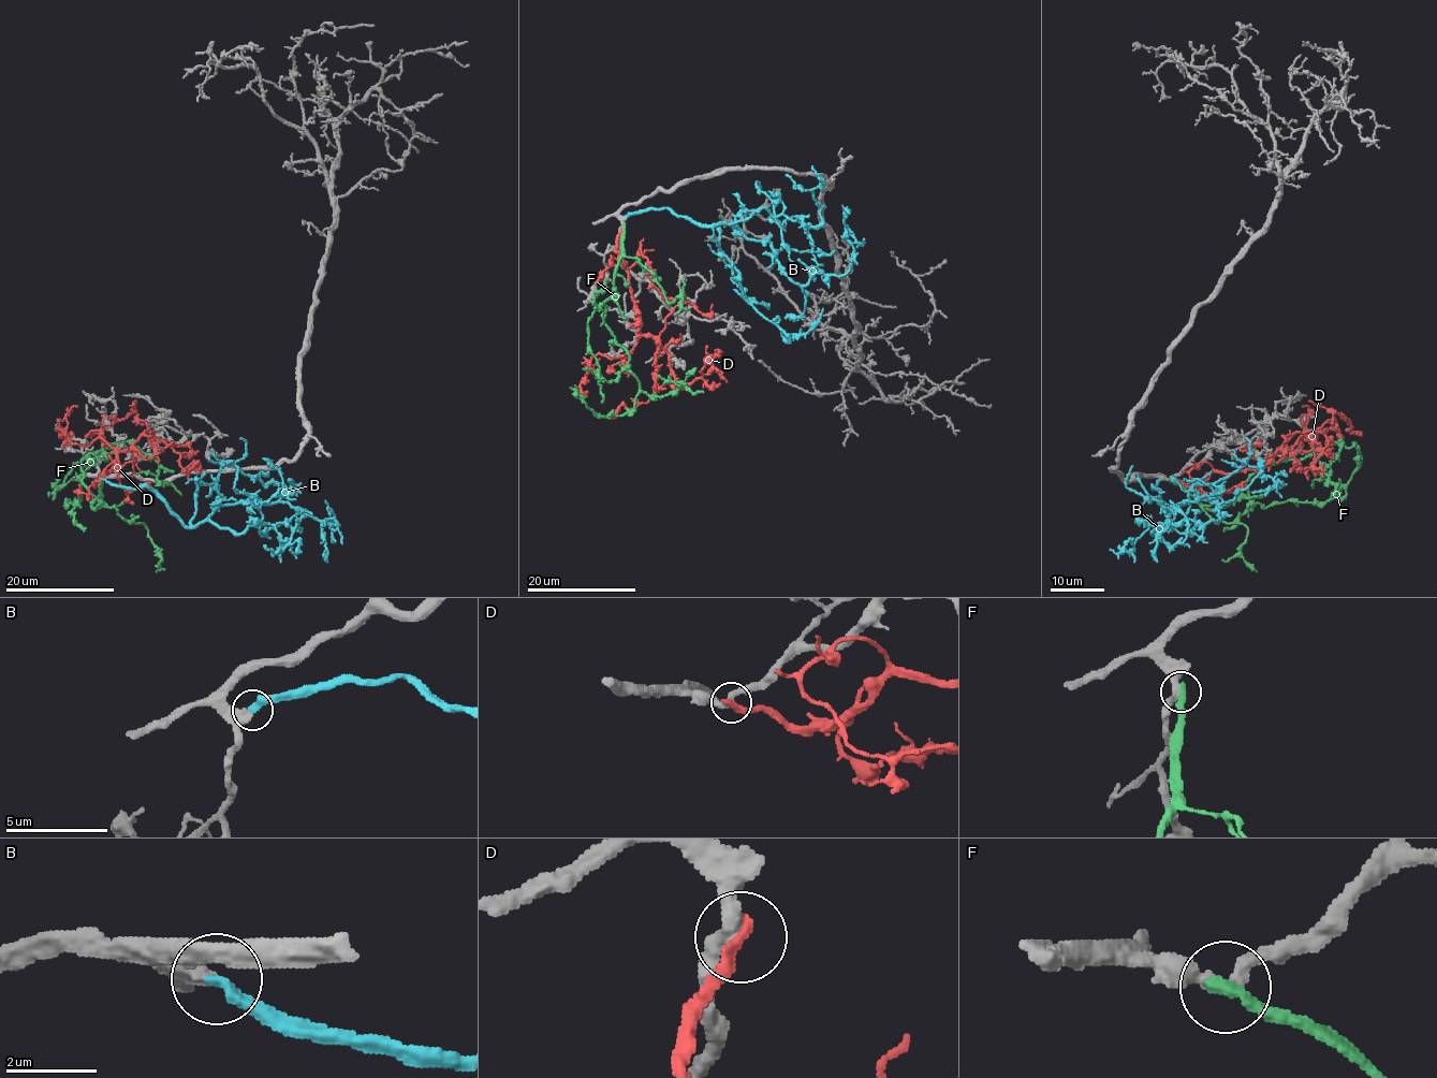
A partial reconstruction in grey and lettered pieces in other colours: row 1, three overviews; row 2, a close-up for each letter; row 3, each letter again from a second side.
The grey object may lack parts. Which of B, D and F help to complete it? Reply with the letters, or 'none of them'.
B

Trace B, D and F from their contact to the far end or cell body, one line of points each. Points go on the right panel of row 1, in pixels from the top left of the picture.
B: (1161, 479), (1152, 486), (1169, 526), (1184, 503), (1229, 501), (1219, 520), (1172, 523), (1157, 540), (1157, 562)
D: (1170, 479), (1198, 485), (1214, 471), (1252, 469), (1314, 430), (1328, 445), (1306, 470), (1323, 477)
F: (1169, 480), (1205, 507), (1226, 507), (1263, 468), (1311, 456), (1338, 443), (1354, 446), (1360, 465), (1329, 500)

